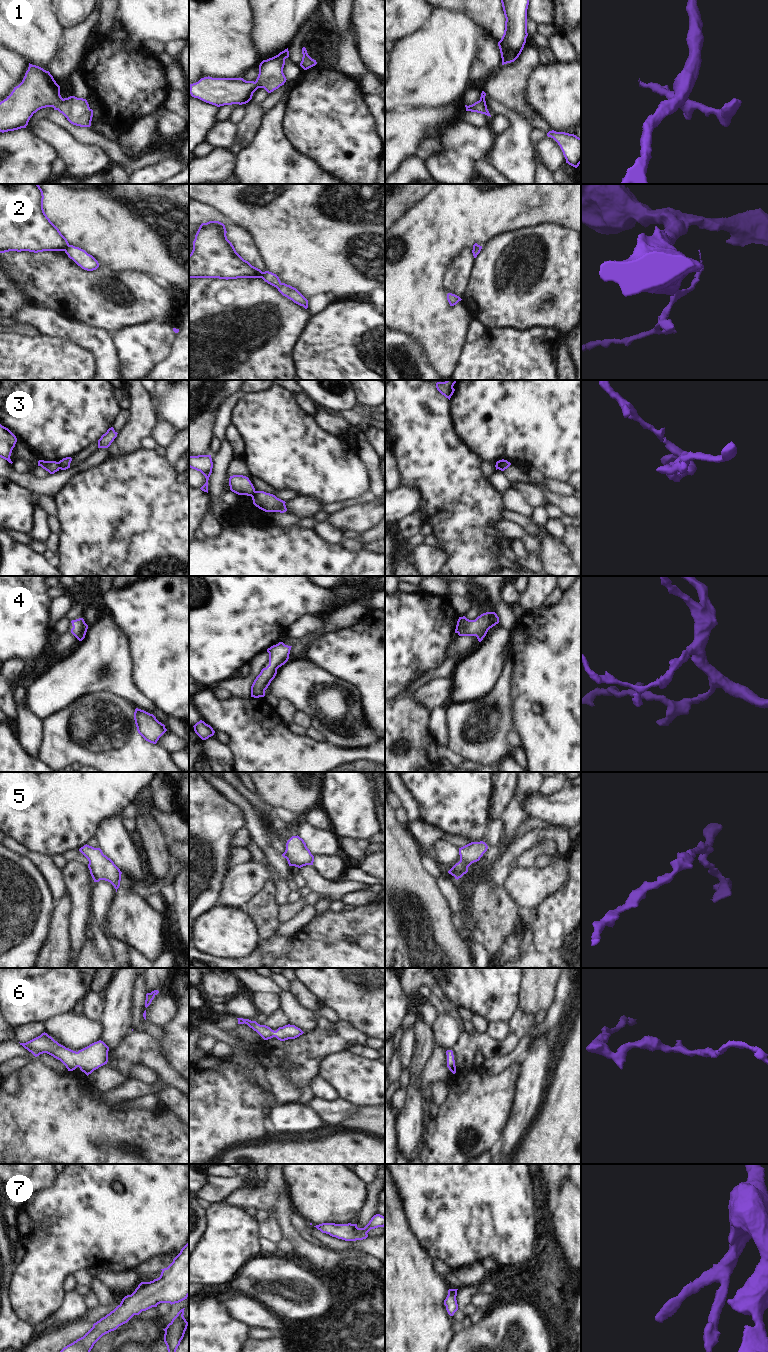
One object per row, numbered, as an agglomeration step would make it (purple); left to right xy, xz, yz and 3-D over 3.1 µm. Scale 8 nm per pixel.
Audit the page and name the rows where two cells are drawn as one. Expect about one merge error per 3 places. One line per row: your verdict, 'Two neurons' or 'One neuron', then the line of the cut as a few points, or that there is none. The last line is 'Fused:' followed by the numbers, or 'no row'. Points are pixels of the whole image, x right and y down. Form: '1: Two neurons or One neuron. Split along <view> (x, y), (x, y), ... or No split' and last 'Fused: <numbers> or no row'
1: One neuron. No split
2: Two neurons. Split along xy (69, 245), (64, 250)
3: Two neurons. Split along xy (57, 462), (60, 468)
4: One neuron. No split
5: One neuron. No split
6: One neuron. No split
7: One neuron. No split
Fused: 2, 3.

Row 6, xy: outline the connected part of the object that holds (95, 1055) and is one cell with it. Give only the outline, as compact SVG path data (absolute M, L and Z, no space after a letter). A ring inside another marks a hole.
M44 1032L26 1043L20 1043L20 1045L35 1057L43 1053L53 1056L60 1060L68 1071L79 1067L87 1076L108 1062L109 1047L101 1040L76 1052L59 1044Z

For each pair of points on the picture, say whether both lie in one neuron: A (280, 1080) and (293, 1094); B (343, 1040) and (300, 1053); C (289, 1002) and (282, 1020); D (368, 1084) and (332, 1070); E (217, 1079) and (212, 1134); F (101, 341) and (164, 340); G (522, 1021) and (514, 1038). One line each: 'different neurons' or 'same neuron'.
A: same neuron
B: same neuron
C: different neurons
D: same neuron
E: same neuron
F: different neurons
G: same neuron

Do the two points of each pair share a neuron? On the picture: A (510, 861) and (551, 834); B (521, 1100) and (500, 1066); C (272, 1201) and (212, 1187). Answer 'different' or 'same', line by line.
A: same
B: different
C: different

